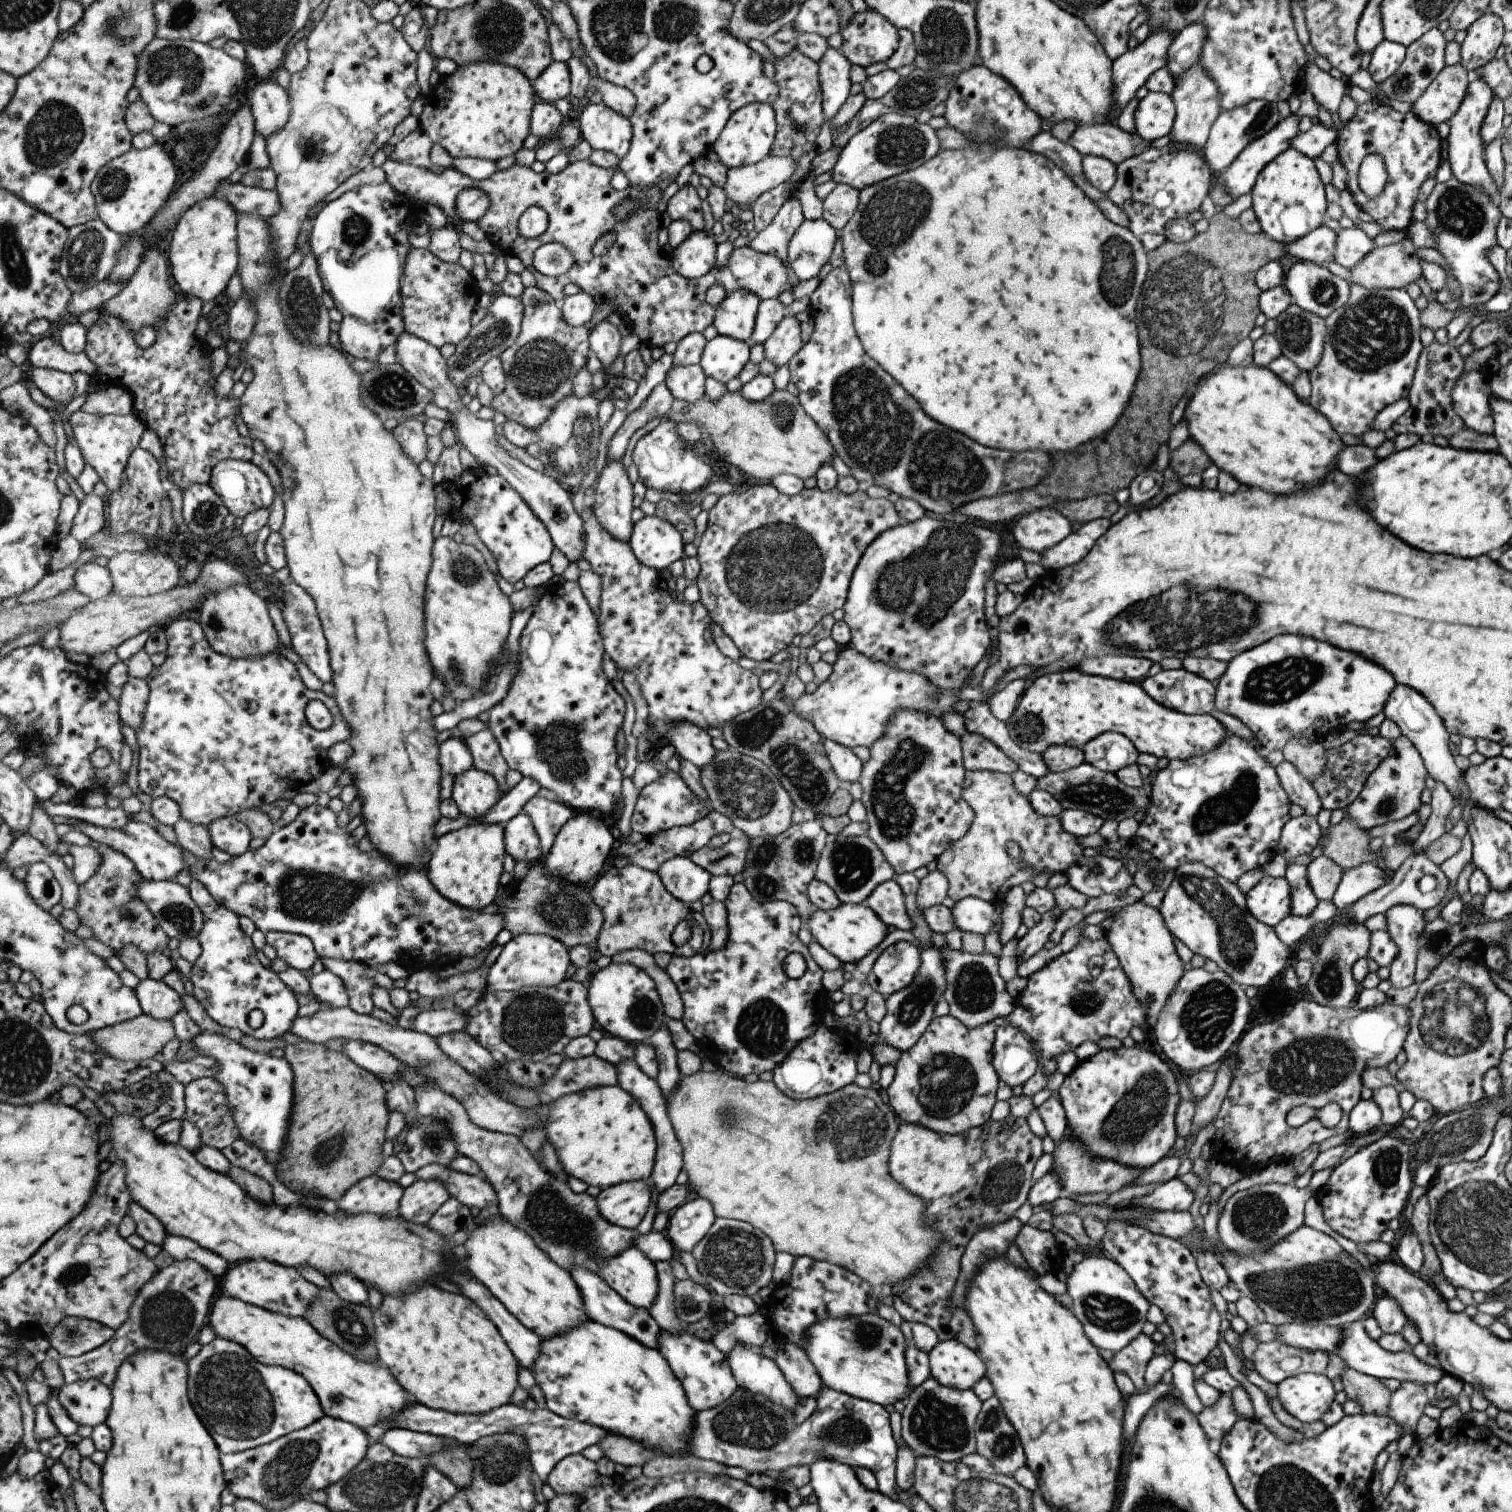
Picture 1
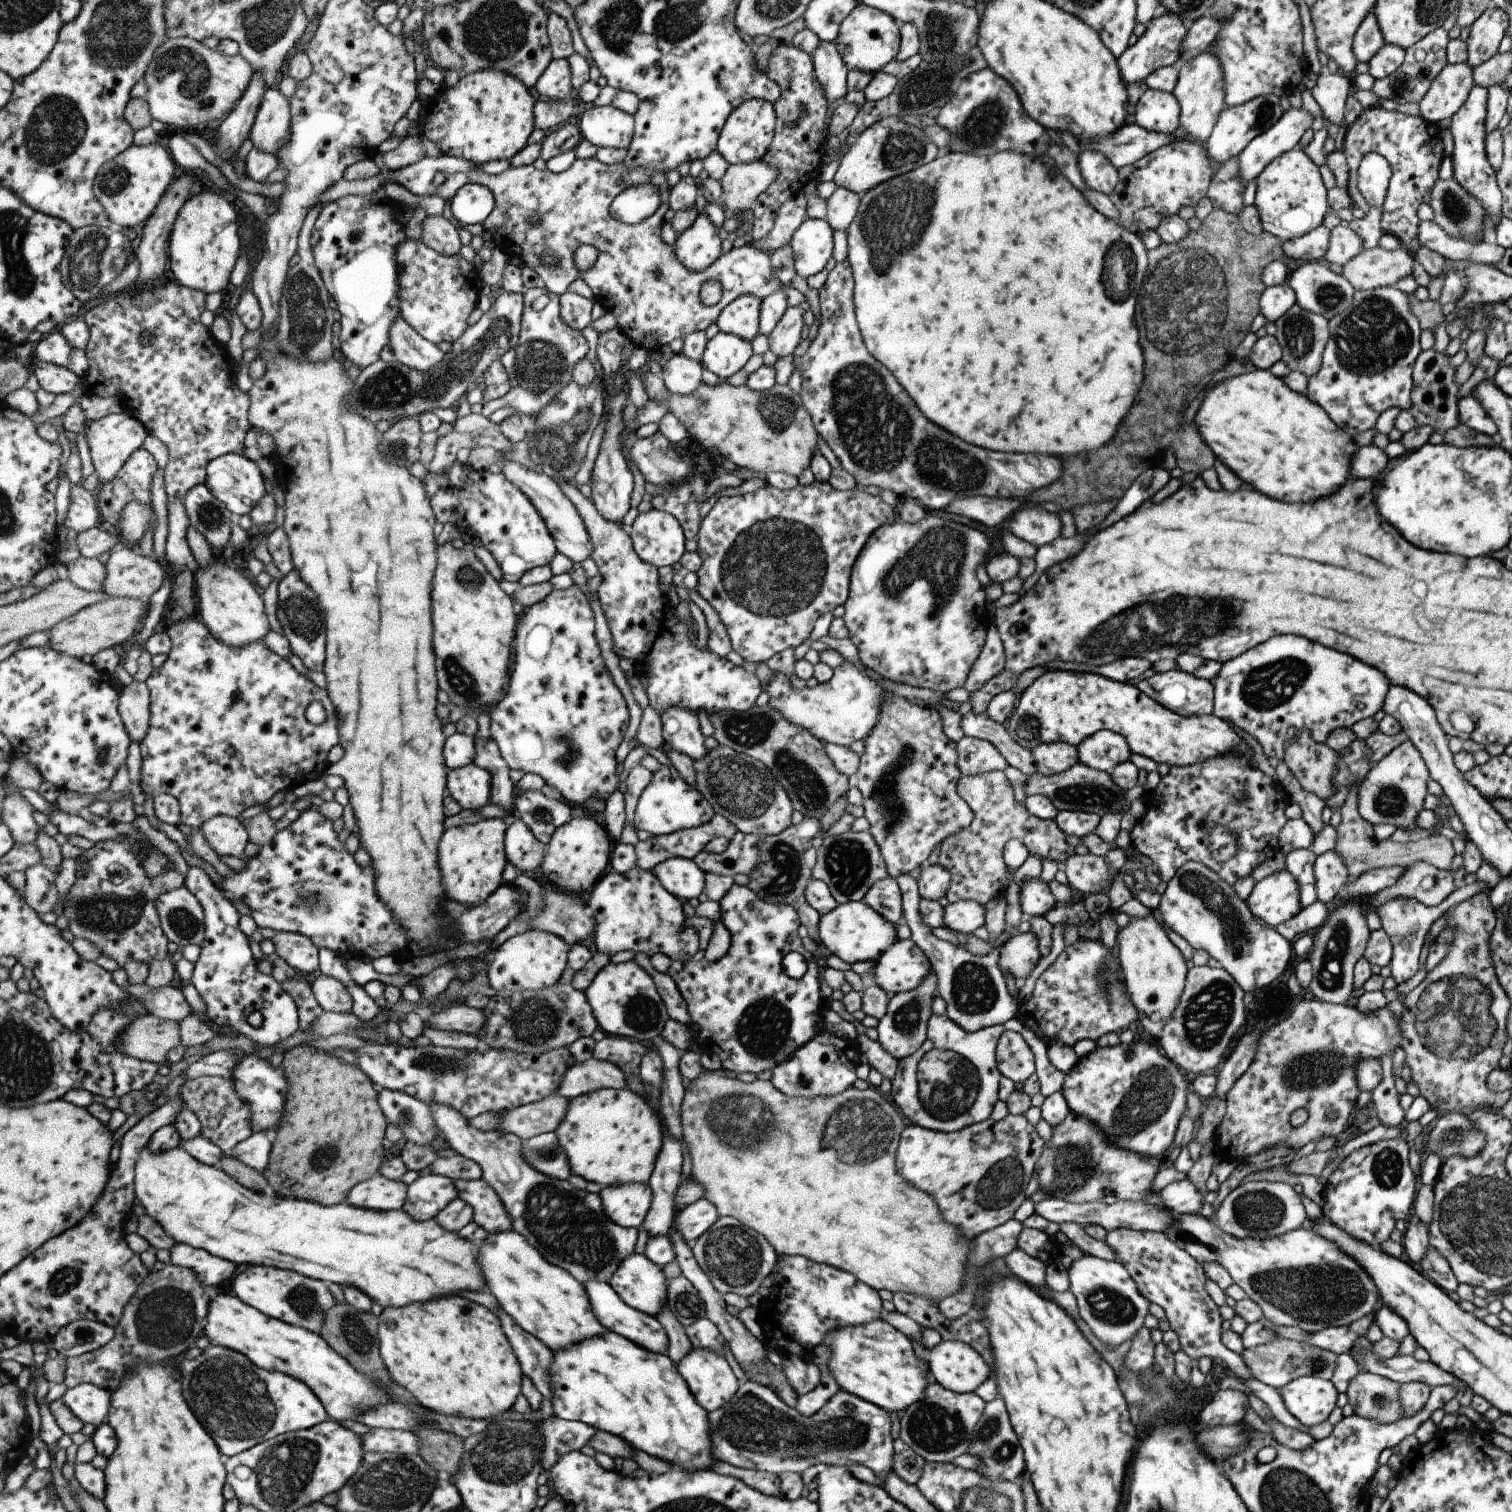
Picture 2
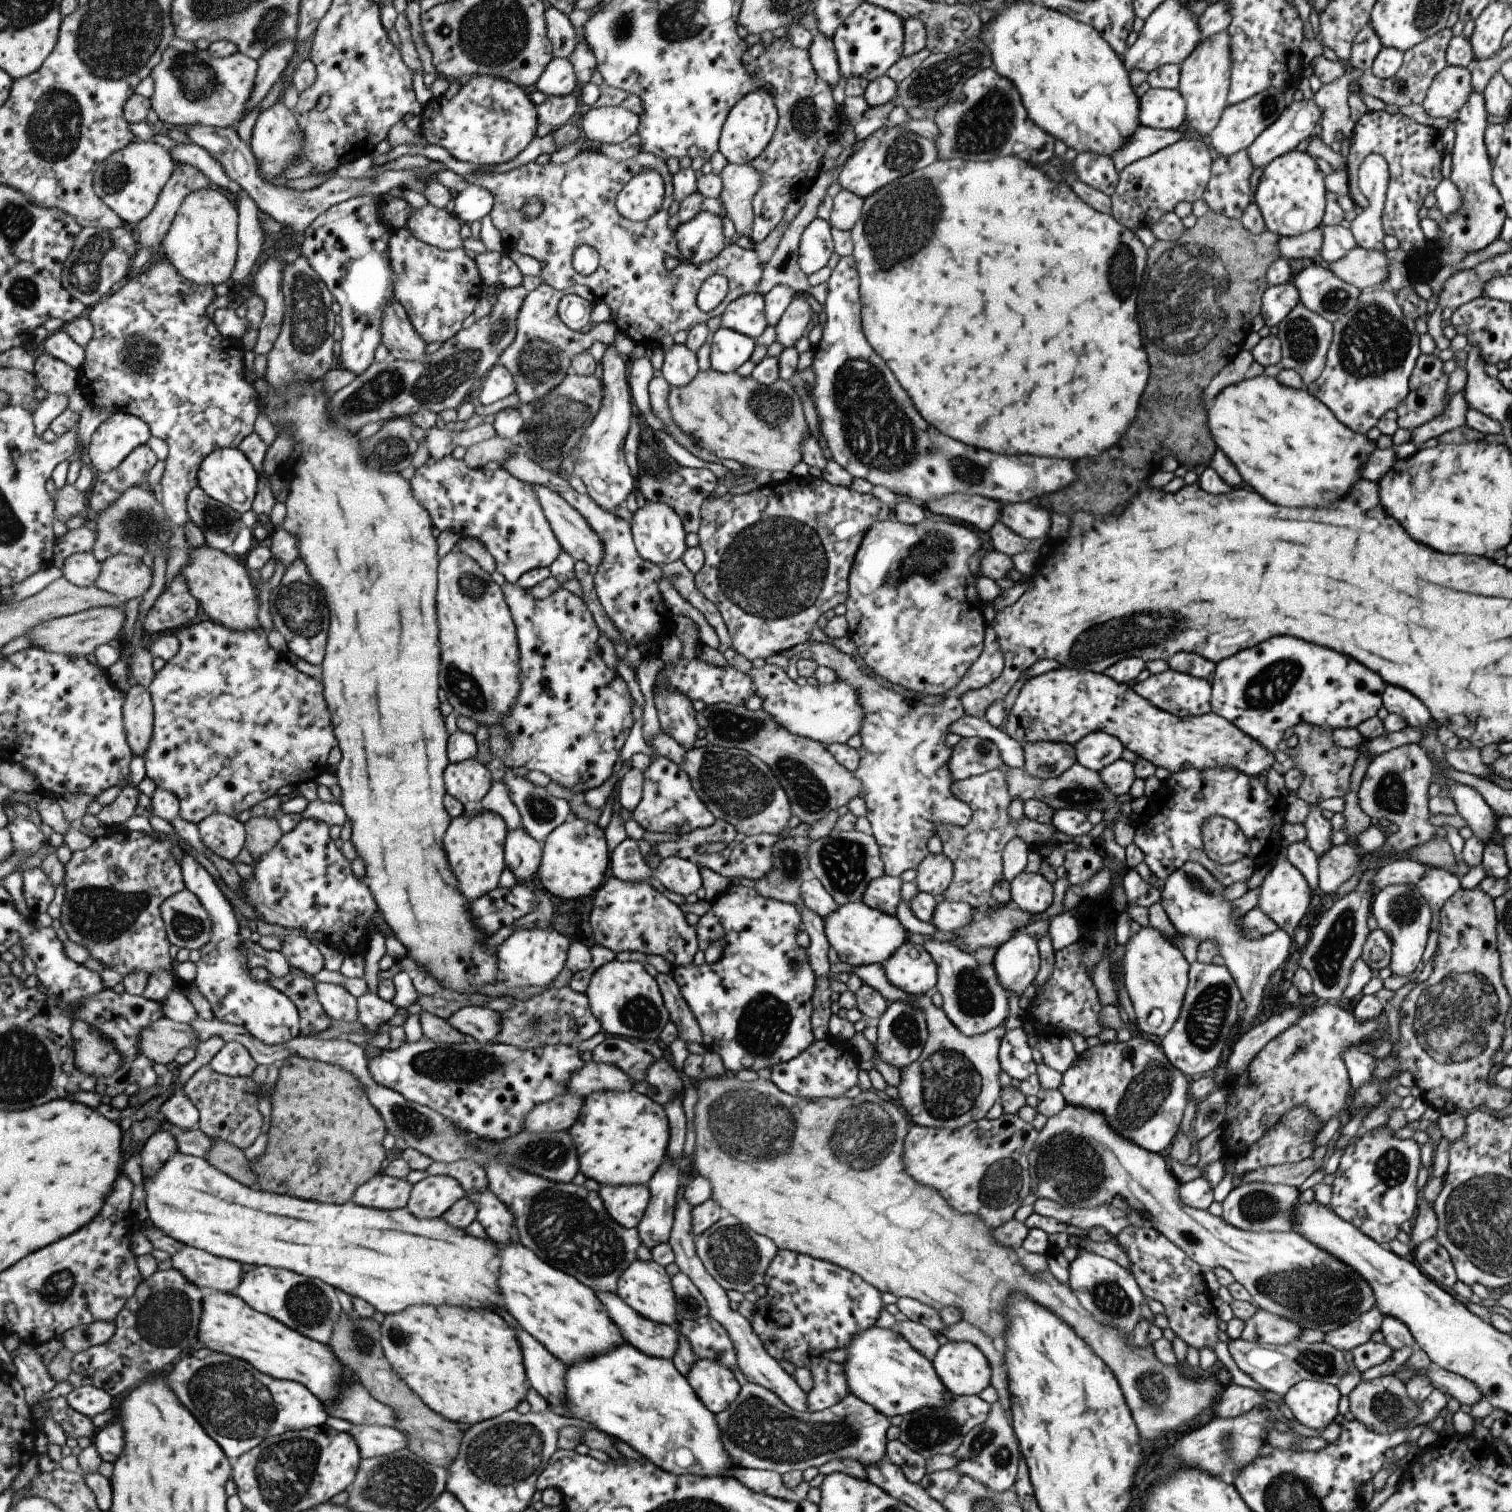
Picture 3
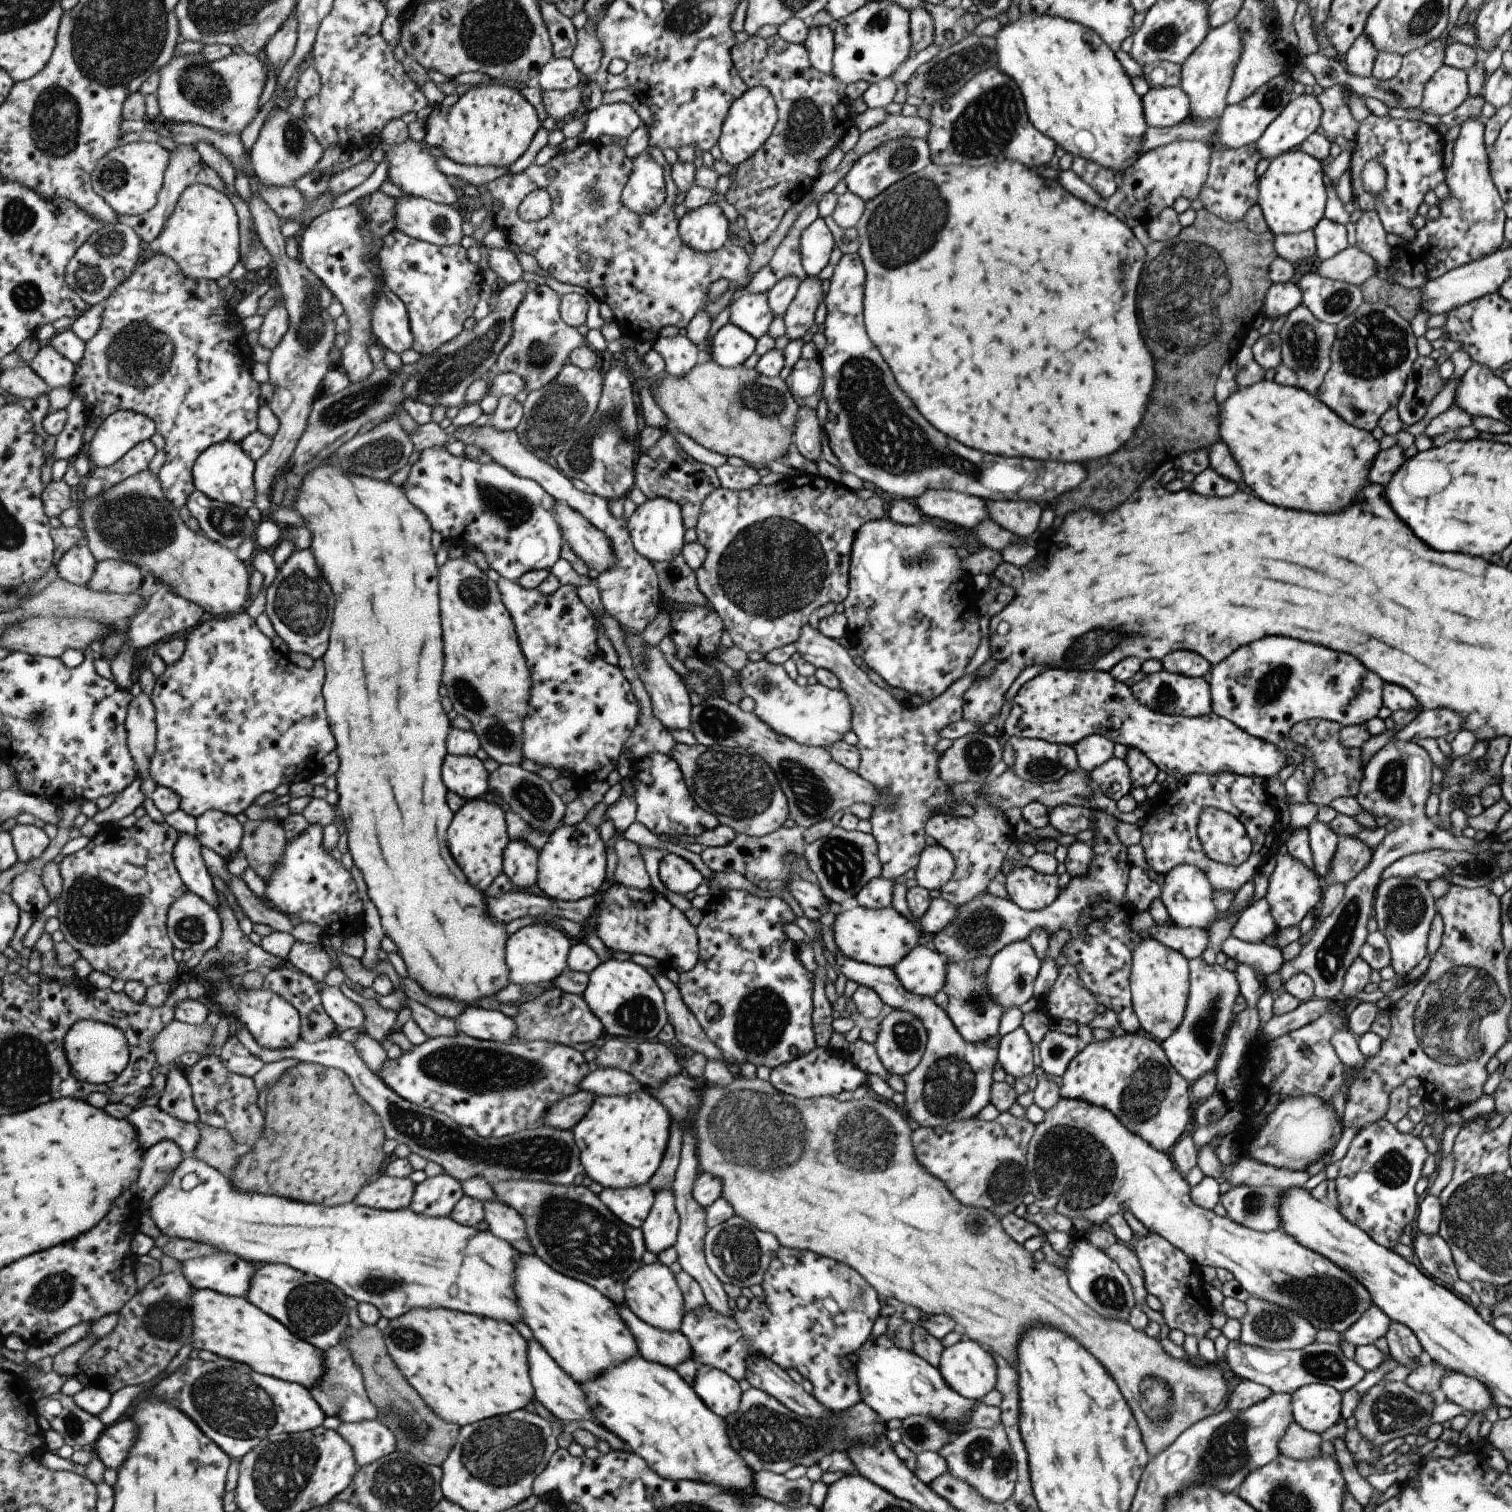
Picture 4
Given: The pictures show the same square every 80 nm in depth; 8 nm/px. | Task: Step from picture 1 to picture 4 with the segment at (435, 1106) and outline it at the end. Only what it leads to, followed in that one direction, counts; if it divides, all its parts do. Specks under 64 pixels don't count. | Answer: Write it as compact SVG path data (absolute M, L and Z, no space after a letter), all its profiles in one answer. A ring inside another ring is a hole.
M519 1179L498 1182L493 1185L493 1188L498 1196L497 1200L515 1207L525 1217L530 1241L536 1246L537 1256L555 1270L594 1286L614 1305L627 1307L624 1304L624 1284L639 1268L637 1262L641 1260L641 1254L645 1252L641 1230L622 1222L608 1209L599 1194L591 1192L583 1185L556 1185Z

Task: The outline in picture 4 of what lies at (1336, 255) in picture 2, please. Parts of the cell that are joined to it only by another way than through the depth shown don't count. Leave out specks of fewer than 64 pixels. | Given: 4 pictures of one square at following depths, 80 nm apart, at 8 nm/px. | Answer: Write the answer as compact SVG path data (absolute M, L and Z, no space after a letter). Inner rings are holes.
M1325 217L1310 228L1316 242L1316 255L1320 260L1332 257L1347 247L1345 227Z

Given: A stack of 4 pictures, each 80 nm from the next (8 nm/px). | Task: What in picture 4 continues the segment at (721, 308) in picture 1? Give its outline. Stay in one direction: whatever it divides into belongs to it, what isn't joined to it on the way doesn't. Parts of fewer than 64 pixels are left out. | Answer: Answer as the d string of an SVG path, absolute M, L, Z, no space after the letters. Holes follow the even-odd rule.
M745 293L731 303L728 322L757 339L767 332L773 317L766 293Z

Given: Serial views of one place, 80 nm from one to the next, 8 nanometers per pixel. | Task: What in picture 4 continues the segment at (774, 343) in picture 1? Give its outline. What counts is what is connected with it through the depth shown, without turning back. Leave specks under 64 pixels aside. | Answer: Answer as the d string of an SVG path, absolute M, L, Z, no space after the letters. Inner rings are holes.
M806 276L799 284L793 300L783 314L784 335L788 340L802 337L813 324L813 312L823 300L818 277Z

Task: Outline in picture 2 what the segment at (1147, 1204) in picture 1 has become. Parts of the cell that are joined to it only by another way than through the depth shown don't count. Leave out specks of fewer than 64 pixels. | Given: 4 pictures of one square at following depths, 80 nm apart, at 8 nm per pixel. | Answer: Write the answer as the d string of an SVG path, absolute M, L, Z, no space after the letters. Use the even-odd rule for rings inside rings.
M1187 1178L1167 1184L1158 1197L1171 1213L1197 1213L1204 1203L1201 1192Z

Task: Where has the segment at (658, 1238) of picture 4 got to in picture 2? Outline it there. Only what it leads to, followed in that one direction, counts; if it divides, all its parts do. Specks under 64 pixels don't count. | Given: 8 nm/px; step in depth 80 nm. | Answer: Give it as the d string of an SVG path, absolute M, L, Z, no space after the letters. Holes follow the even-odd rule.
M662 1122L665 1130L663 1146L660 1148L659 1158L656 1159L655 1170L646 1182L650 1186L653 1198L652 1206L641 1223L648 1238L668 1237L674 1224L676 1207L674 1194L681 1180L681 1142L668 1135L667 1126Z

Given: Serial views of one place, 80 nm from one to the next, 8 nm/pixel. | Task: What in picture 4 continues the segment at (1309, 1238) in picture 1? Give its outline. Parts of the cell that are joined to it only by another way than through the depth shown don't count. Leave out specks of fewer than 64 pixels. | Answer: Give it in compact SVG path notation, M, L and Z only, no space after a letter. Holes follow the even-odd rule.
M1060 1096L1056 1104L1044 1112L1043 1120L1034 1125L1025 1155L1031 1194L1035 1199L1053 1197L1055 1212L1070 1220L1085 1219L1093 1227L1103 1226L1107 1217L1127 1210L1149 1233L1155 1233L1177 1247L1191 1263L1229 1271L1249 1295L1297 1312L1317 1331L1325 1329L1342 1333L1372 1305L1371 1295L1358 1280L1319 1253L1301 1246L1281 1229L1266 1233L1254 1231L1227 1216L1215 1215L1193 1204L1190 1186L1177 1172L1168 1153L1155 1150L1141 1137L1127 1131L1106 1108Z

